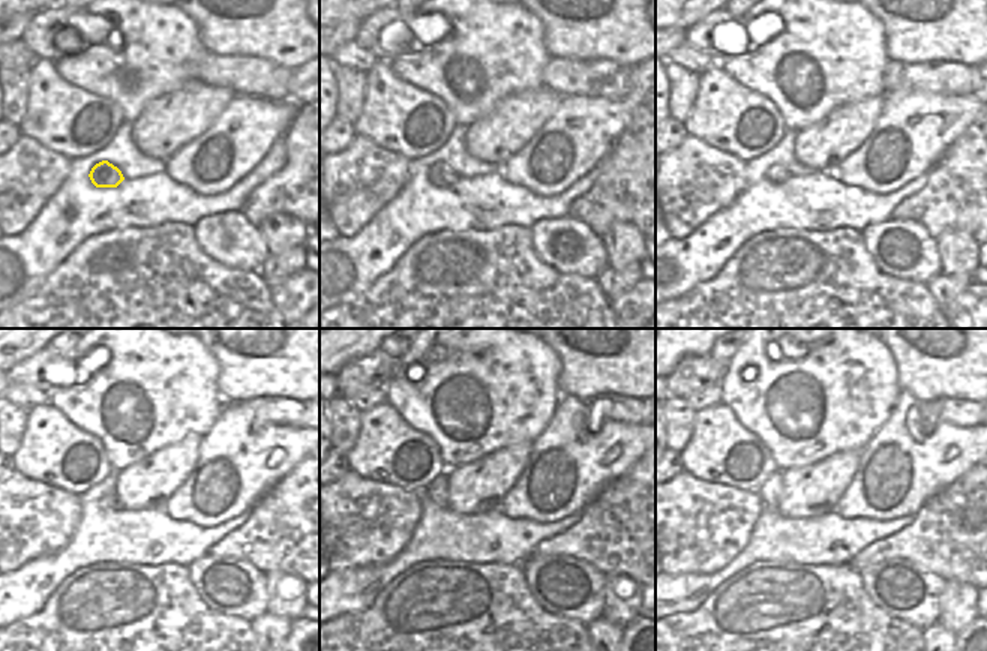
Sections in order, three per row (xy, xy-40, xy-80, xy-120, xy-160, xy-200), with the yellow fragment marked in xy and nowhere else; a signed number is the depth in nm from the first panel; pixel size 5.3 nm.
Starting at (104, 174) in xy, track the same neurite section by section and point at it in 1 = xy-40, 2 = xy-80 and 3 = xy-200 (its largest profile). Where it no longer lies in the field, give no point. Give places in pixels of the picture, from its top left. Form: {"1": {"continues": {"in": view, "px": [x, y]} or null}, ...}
{"1": {"continues": {"in": "xy-40", "px": [441, 176]}}, "2": {"continues": {"in": "xy-80", "px": [777, 174]}}, "3": {"continues": {"in": "xy-200", "px": [768, 492]}}}

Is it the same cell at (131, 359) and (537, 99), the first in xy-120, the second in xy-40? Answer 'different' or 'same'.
different

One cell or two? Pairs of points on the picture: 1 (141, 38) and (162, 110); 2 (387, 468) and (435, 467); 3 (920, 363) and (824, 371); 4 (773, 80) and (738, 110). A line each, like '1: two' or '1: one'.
1: two
2: one
3: two
4: two

